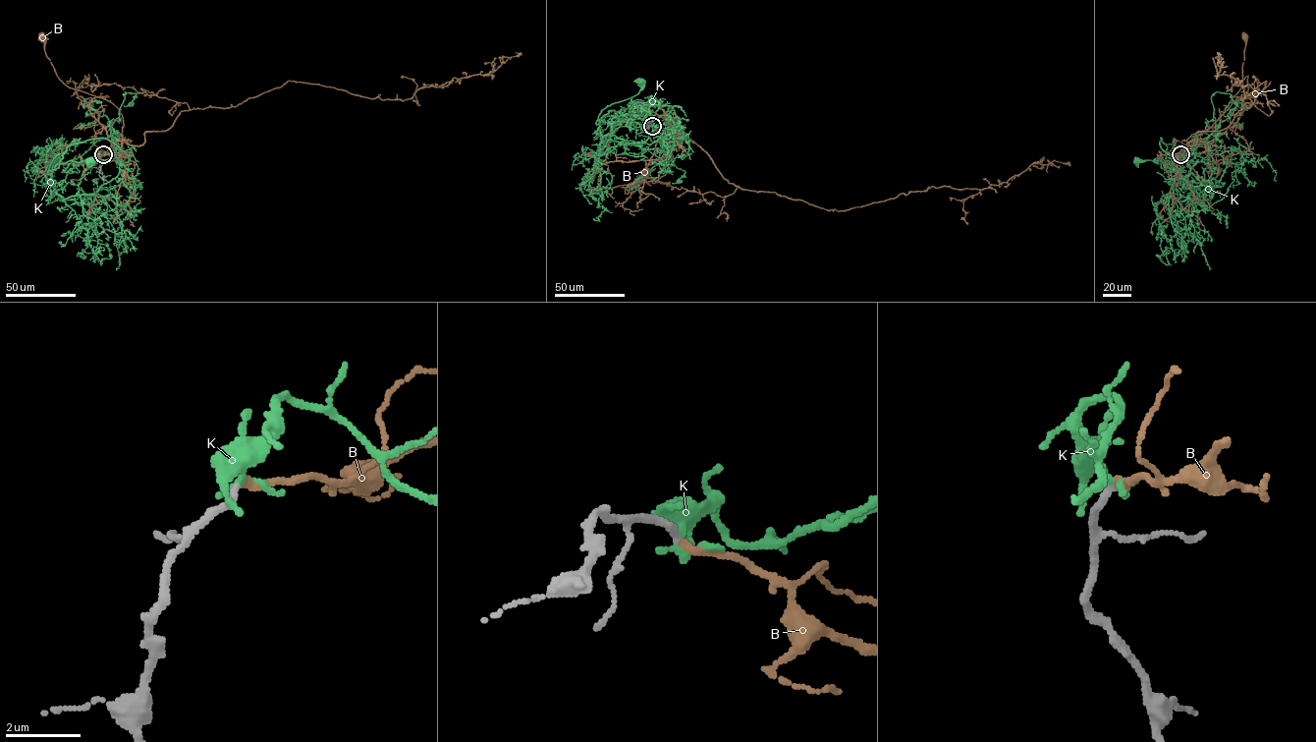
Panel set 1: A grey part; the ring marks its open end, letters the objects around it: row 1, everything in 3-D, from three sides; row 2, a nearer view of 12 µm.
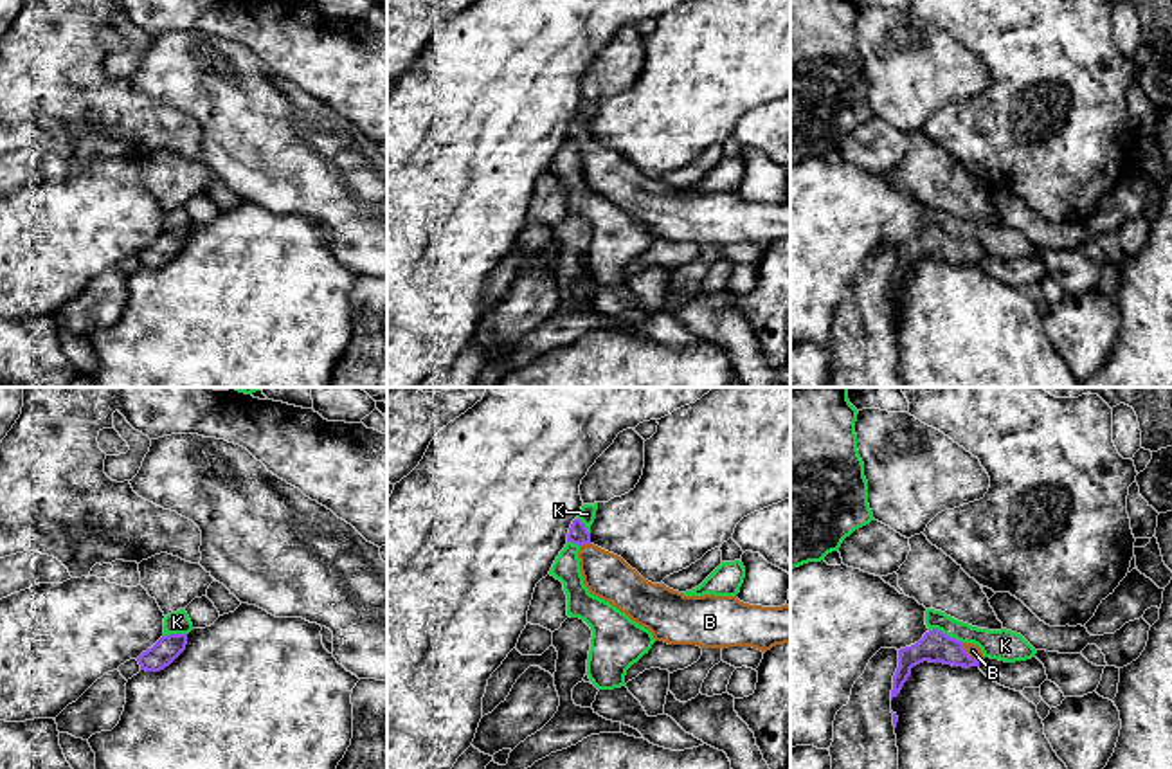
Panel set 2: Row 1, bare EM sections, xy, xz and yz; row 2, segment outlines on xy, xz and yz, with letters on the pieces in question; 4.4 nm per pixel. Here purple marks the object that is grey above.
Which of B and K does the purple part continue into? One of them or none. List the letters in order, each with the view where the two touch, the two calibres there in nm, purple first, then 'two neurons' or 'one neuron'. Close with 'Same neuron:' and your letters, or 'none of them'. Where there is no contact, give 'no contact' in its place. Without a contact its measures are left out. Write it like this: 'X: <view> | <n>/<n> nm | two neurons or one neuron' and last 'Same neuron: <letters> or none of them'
B: yz | 140/60 nm | one neuron
K: yz | 140/130 nm | two neurons
Same neuron: B

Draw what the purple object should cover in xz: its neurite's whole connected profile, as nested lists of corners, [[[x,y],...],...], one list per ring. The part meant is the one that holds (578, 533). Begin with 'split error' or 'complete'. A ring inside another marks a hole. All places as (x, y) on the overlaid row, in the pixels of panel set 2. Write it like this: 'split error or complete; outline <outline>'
split error; outline [[[574,519],[567,542],[580,546],[580,571],[591,594],[609,602],[648,629],[655,641],[700,648],[753,647],[763,654],[790,643],[790,607],[762,607],[736,596],[684,596],[664,584],[652,584],[621,556],[591,542]]]

